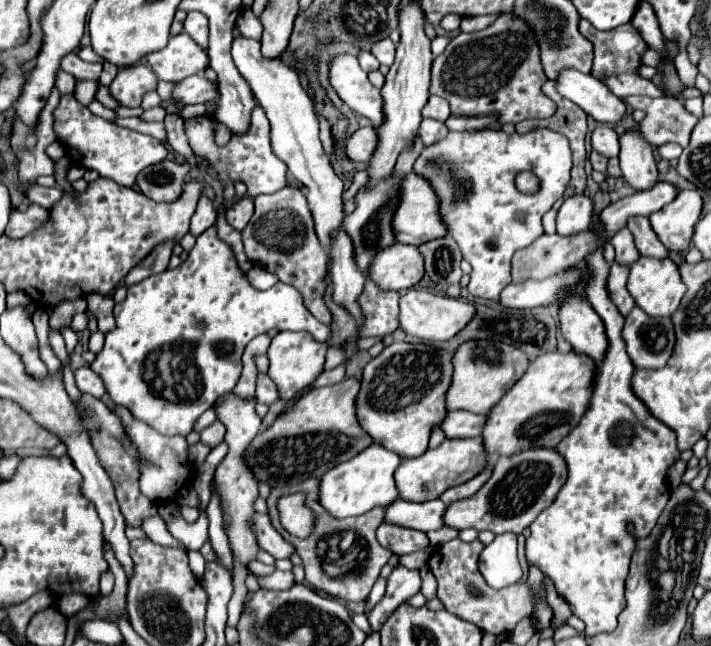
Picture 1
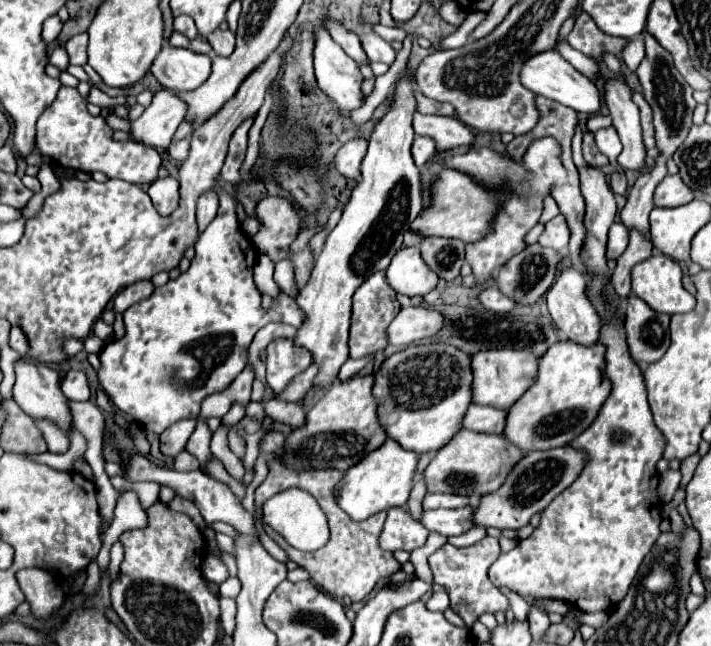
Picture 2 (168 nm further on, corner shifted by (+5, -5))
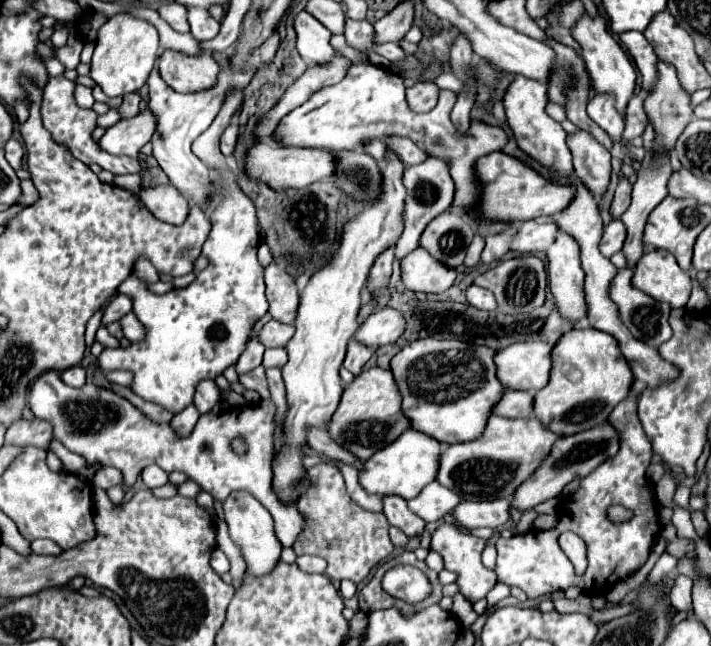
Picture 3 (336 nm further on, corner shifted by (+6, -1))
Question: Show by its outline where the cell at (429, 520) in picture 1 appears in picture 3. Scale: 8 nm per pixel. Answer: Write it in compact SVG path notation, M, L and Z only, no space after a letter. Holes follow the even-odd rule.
M486 500L486 502L462 502L454 510L454 518L462 528L500 528L510 520L510 500Z

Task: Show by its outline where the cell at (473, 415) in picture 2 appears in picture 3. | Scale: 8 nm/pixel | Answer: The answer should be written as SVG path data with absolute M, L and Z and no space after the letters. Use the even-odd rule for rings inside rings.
M508 390L506 396L502 396L498 408L494 408L494 414L506 418L528 418L532 416L532 404L534 404L532 392Z

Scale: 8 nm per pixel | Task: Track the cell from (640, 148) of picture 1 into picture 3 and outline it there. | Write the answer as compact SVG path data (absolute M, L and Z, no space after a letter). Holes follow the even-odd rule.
M586 12L576 20L576 24L570 28L572 38L580 44L582 48L582 58L586 60L590 78L592 78L592 86L596 92L610 92L616 96L616 108L620 114L624 114L626 104L630 100L630 96L634 94L634 86L636 86L636 68L630 62L628 54L622 50L622 46L614 40L614 36L608 32L606 26L606 18L596 14L594 18L588 16Z

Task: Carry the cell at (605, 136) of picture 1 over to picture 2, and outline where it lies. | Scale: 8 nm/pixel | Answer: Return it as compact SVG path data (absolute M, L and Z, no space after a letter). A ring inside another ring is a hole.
M603 128L603 130L597 130L595 132L595 144L599 148L601 154L605 154L609 158L609 164L613 168L619 168L617 166L617 156L621 154L621 142L619 142L619 136L615 132L615 128Z

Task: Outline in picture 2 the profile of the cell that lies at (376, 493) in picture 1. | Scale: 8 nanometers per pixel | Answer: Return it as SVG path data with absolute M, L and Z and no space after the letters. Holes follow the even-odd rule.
M387 440L383 446L369 452L369 456L365 456L361 462L357 462L345 472L343 480L335 486L337 504L355 522L367 520L371 514L381 510L405 506L411 492L417 458L419 454L407 452L399 448L399 444L395 444L393 440Z

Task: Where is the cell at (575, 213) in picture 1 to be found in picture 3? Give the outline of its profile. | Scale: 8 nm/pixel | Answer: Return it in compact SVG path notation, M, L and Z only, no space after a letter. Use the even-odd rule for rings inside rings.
M534 220L522 222L510 244L510 252L518 252L518 254L546 252L546 248L554 242L556 228L558 226L554 222L548 224L536 224Z

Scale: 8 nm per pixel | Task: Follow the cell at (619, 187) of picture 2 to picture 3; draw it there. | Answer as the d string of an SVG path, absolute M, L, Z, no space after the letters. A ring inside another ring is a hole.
M622 178L620 184L618 184L618 188L616 188L612 206L610 206L610 214L612 214L614 218L620 218L622 212L626 212L626 208L630 206L630 192L632 192L632 186L628 184L626 178Z

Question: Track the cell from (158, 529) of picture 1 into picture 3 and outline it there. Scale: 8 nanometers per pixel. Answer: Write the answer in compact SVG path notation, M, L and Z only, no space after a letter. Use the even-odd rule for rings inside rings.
M44 372L38 380L34 380L34 384L30 384L30 408L36 418L52 424L52 434L58 442L86 460L86 466L80 472L74 472L74 476L82 481L92 481L96 473L93 466L99 462L103 467L118 468L126 486L132 486L146 466L158 464L162 468L170 468L170 472L178 470L188 474L188 478L220 502L224 502L234 490L254 494L272 514L276 536L282 546L292 546L298 532L302 532L302 514L296 512L296 504L284 506L272 494L272 452L276 426L276 406L272 400L234 406L232 410L224 410L220 414L206 412L198 418L188 436L178 436L170 424L152 422L132 402L112 390L100 388L94 382L72 388L60 380L58 372ZM238 436L244 438L248 446L248 452L242 456L234 454L230 448L230 442Z

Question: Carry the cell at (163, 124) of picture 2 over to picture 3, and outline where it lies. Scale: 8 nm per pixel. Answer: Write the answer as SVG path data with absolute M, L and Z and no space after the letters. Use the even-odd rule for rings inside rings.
M144 110L130 120L120 120L106 128L98 146L108 154L138 158L140 148L150 140L150 136L154 136L154 118L148 110Z

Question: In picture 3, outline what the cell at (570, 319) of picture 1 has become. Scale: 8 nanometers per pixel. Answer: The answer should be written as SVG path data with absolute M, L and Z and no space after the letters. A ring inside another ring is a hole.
M558 228L556 240L546 250L548 258L548 286L556 298L558 310L564 318L576 322L586 316L584 300L584 272L580 266L578 242Z

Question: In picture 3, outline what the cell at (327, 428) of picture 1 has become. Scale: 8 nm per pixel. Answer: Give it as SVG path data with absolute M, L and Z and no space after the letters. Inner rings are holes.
M374 366L354 378L352 384L344 386L338 412L334 412L334 420L330 422L328 432L330 436L334 436L334 440L338 440L338 444L350 448L354 456L366 462L374 452L382 450L382 442L386 448L408 428L410 420L402 412L402 394L392 372L388 368Z

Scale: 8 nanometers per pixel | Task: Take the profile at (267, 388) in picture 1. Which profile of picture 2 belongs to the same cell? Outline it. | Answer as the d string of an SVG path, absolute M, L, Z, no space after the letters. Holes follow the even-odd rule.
M277 396L269 398L269 400L263 400L261 402L263 408L265 408L265 414L271 418L271 420L277 420L277 422L283 422L291 428L297 428L299 424L303 424L303 416L305 416L305 410L301 404L295 404L295 402L285 402L285 400L279 400Z

